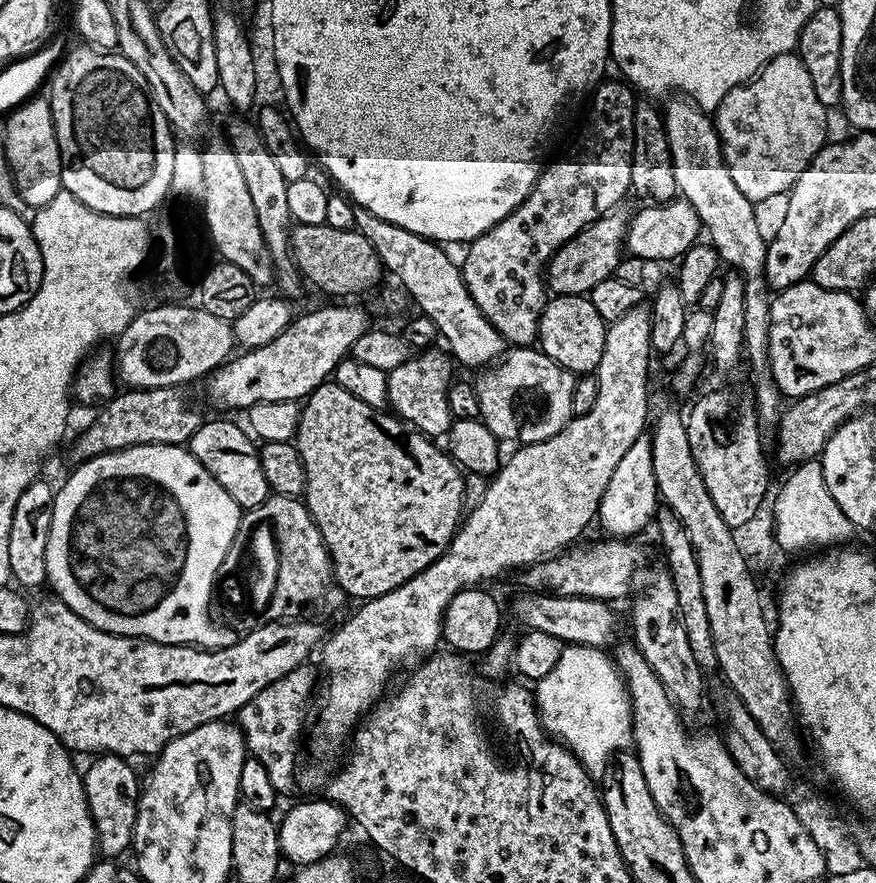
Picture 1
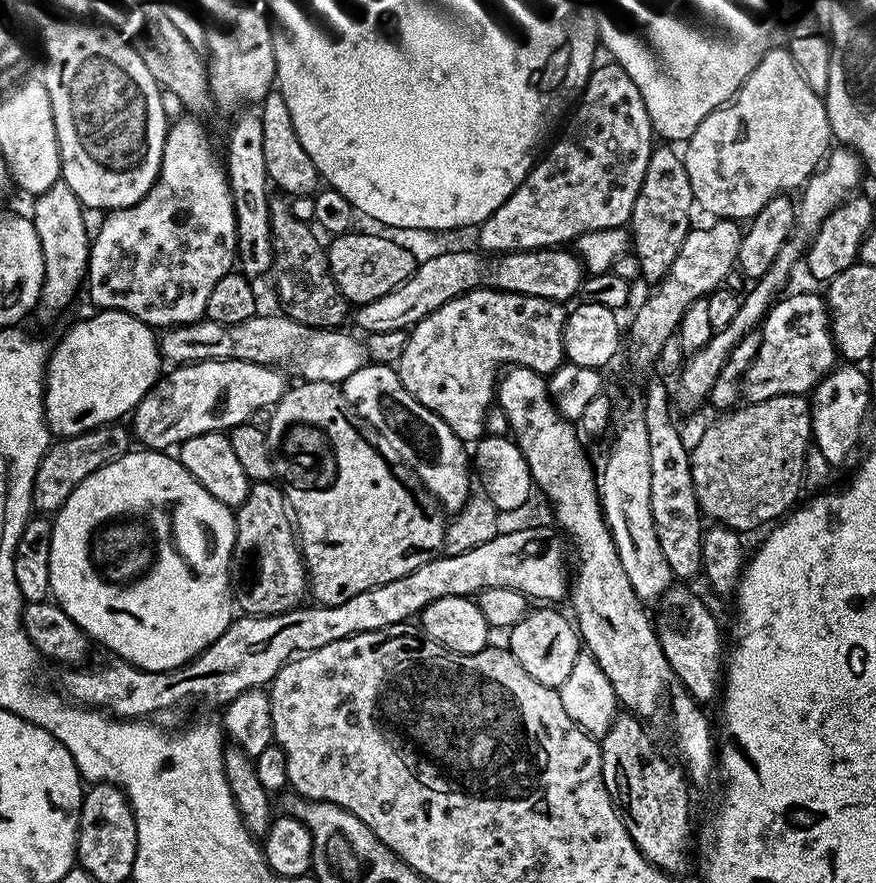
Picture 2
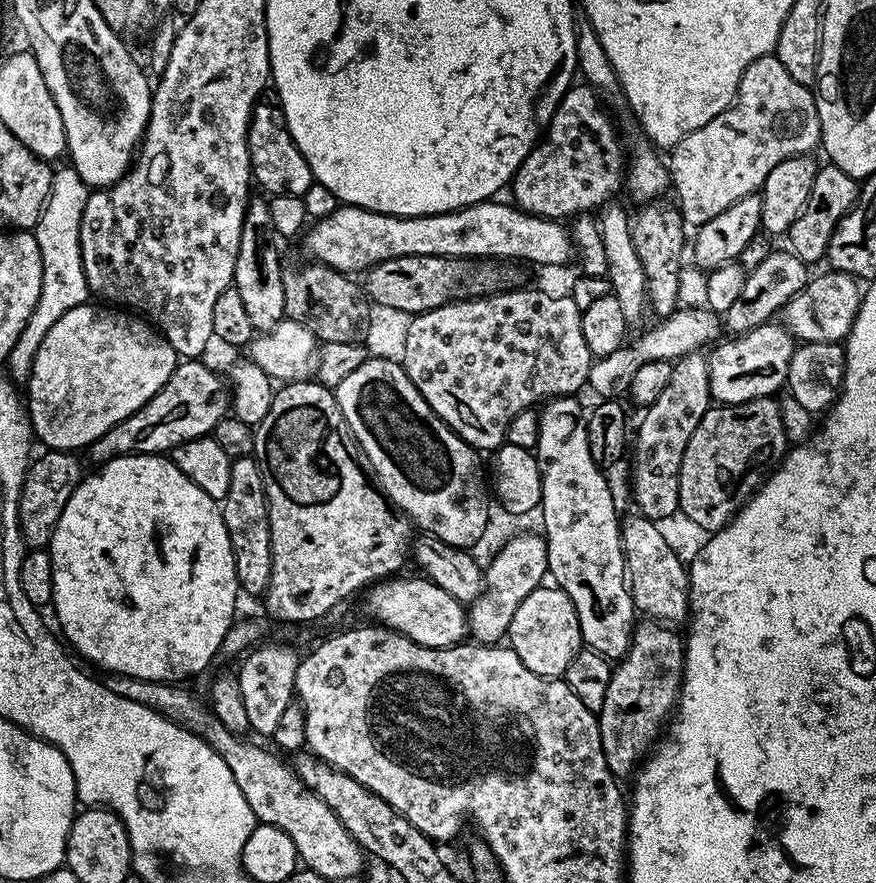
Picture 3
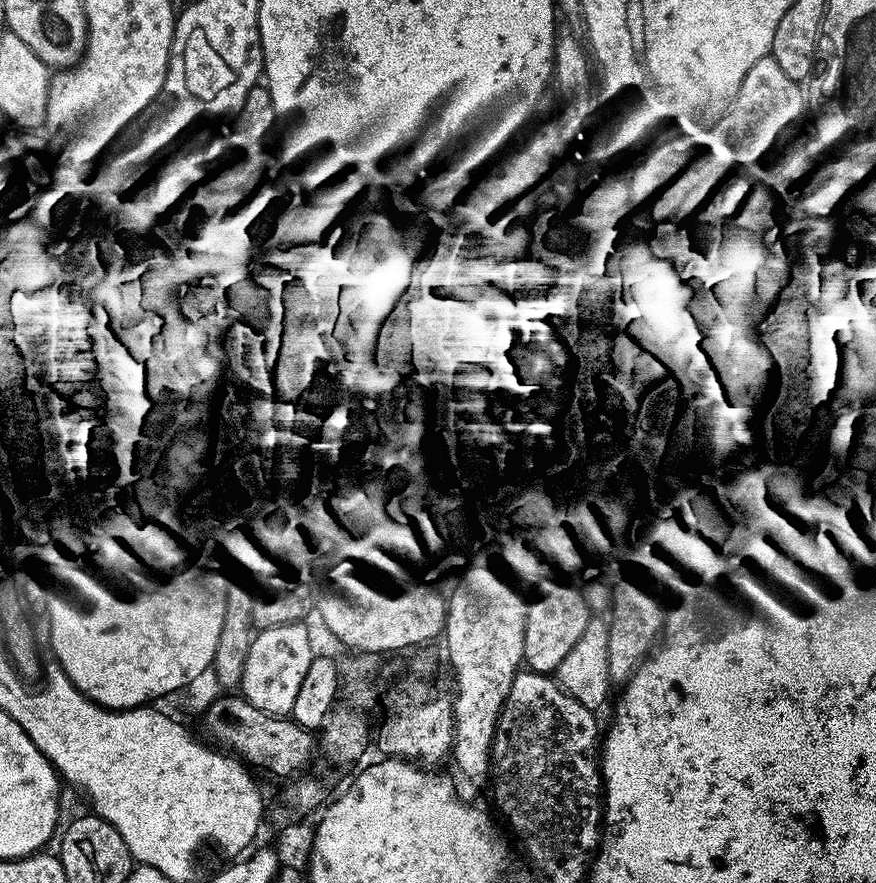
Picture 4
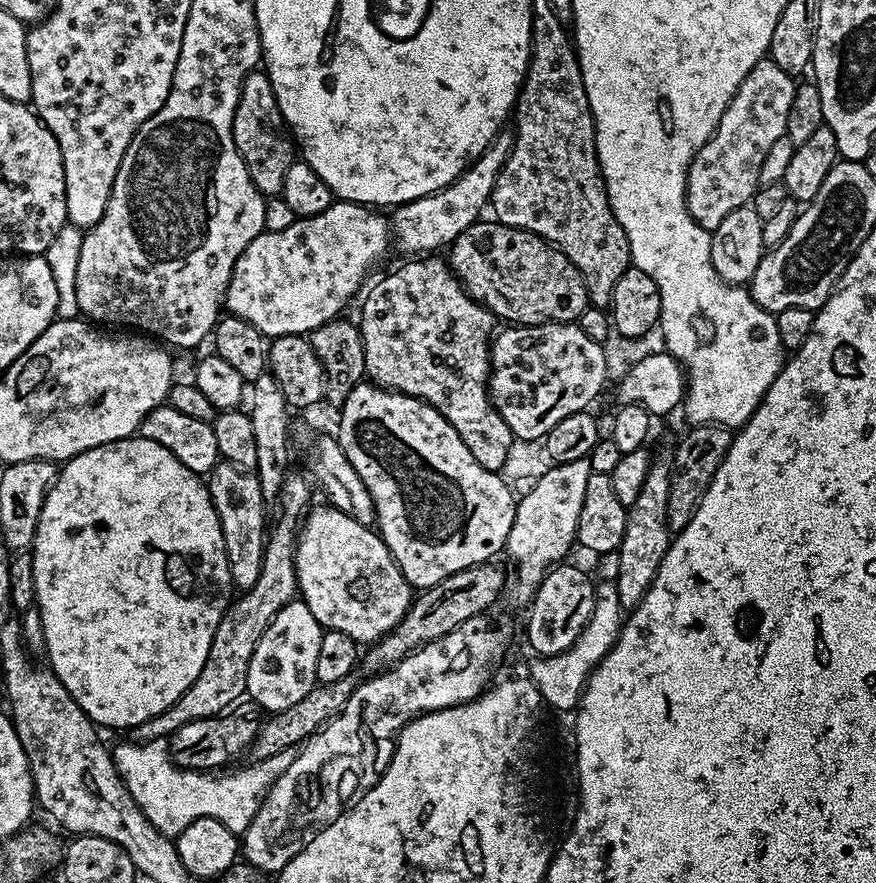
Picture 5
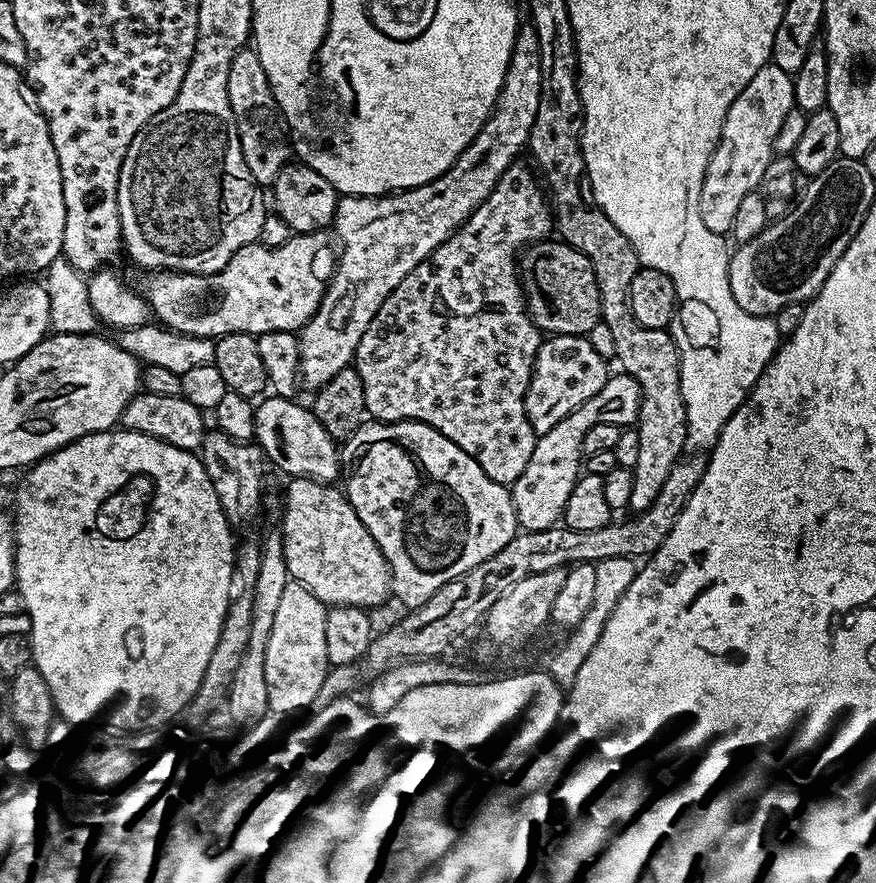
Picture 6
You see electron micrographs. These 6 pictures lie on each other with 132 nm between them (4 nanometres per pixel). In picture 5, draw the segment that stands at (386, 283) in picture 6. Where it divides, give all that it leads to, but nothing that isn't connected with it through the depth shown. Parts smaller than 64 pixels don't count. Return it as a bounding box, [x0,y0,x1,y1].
[390,130,512,254]

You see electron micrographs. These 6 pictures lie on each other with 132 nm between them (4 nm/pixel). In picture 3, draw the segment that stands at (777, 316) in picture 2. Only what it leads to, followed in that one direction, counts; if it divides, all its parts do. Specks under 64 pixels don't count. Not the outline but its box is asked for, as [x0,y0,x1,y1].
[708,322,798,405]

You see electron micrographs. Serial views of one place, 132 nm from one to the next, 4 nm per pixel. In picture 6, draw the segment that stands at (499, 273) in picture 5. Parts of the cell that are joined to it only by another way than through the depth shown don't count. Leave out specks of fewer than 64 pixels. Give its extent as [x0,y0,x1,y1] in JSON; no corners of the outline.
[518,238,601,336]

